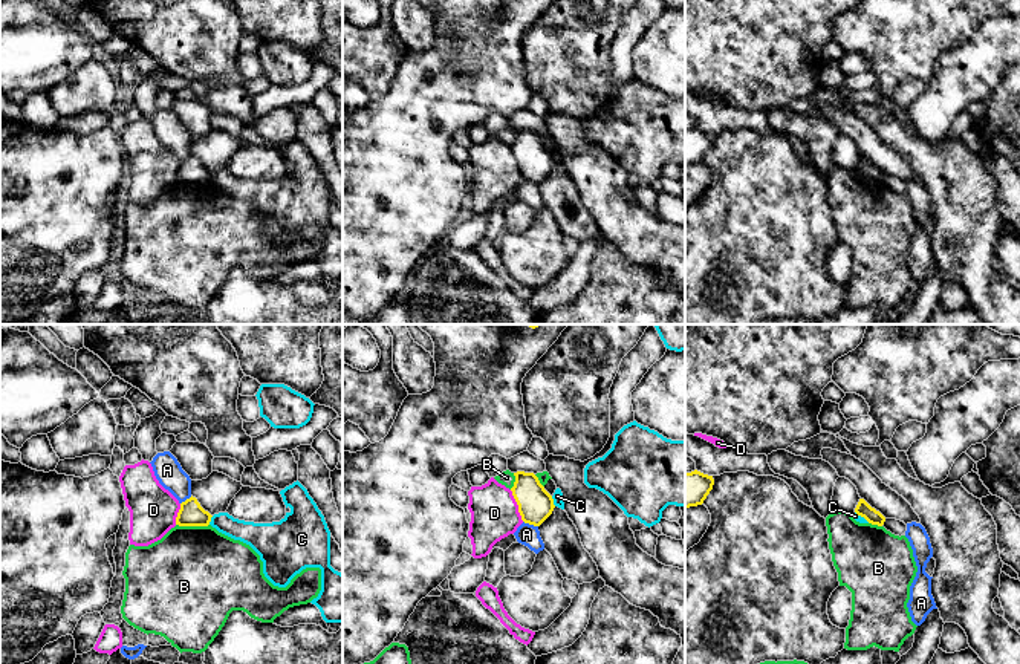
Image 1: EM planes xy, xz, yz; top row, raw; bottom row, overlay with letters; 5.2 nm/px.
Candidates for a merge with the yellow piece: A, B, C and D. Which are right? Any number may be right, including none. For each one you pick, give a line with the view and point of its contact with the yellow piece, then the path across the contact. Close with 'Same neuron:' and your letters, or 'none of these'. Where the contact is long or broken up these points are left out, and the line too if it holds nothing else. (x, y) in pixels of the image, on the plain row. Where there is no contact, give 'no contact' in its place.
A: xz (531, 181)
Same neuron: A

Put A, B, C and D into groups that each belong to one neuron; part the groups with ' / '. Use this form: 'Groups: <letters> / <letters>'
Groups: A / B / C / D

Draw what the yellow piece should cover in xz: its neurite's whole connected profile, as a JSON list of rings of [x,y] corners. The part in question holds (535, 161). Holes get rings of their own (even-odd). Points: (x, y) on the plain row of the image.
[[[514,130],[515,139],[511,145],[525,181],[540,184],[554,168],[554,156],[540,141],[534,130]]]

